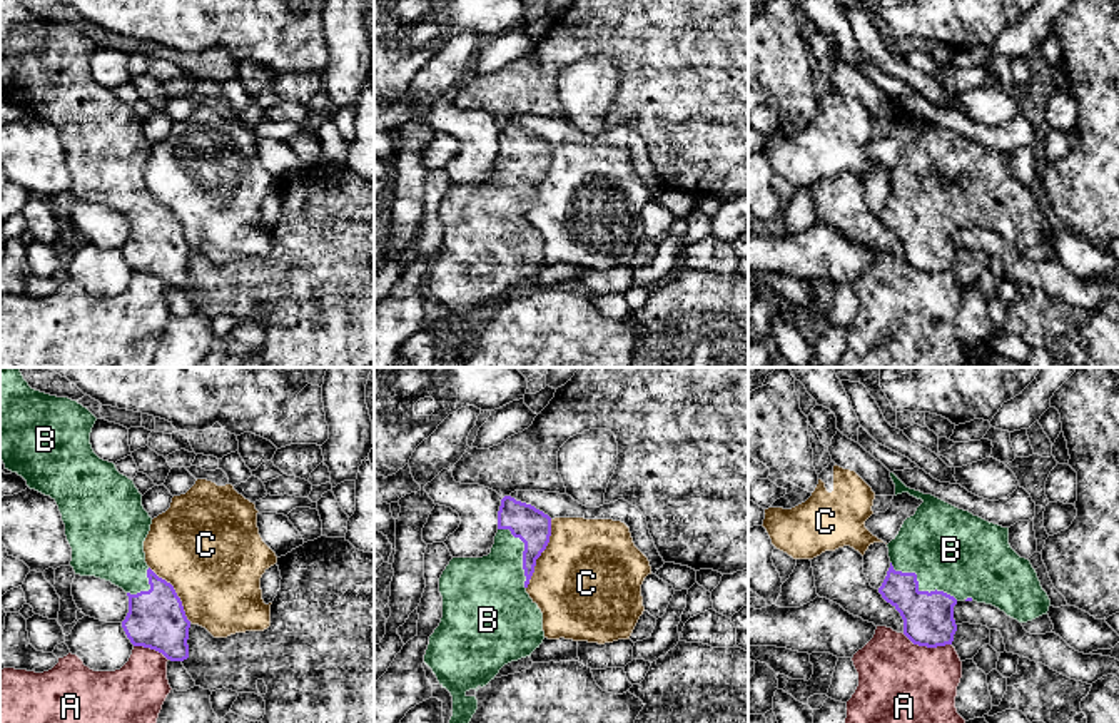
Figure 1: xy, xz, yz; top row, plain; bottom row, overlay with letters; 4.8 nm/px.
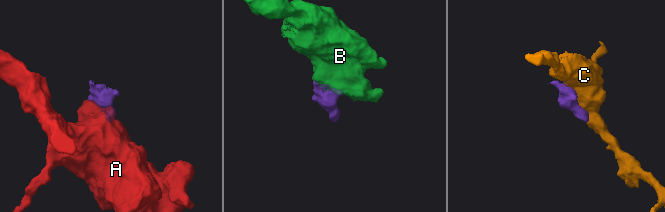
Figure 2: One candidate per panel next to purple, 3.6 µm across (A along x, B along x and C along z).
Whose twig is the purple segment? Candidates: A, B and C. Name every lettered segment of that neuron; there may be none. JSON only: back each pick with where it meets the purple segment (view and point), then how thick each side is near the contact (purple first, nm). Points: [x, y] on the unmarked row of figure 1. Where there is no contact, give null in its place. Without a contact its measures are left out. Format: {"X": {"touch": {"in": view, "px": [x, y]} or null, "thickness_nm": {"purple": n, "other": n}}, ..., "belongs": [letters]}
{"B": {"touch": {"in": "yz", "px": [917, 212]}, "thickness_nm": {"purple": 240, "other": 400}}, "belongs": ["B"]}

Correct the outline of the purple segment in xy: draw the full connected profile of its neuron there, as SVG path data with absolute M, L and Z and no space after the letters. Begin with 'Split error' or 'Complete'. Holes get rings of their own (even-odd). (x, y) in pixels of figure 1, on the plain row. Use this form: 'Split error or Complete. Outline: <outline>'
Split error. Outline: M0 0L0 85L5 95L57 129L75 200L110 207L127 219L129 239L122 254L130 269L155 276L170 287L184 287L189 284L190 247L174 212L145 189L144 167L152 144L134 107L94 78L90 58L95 47L77 27L35 17L22 0Z

